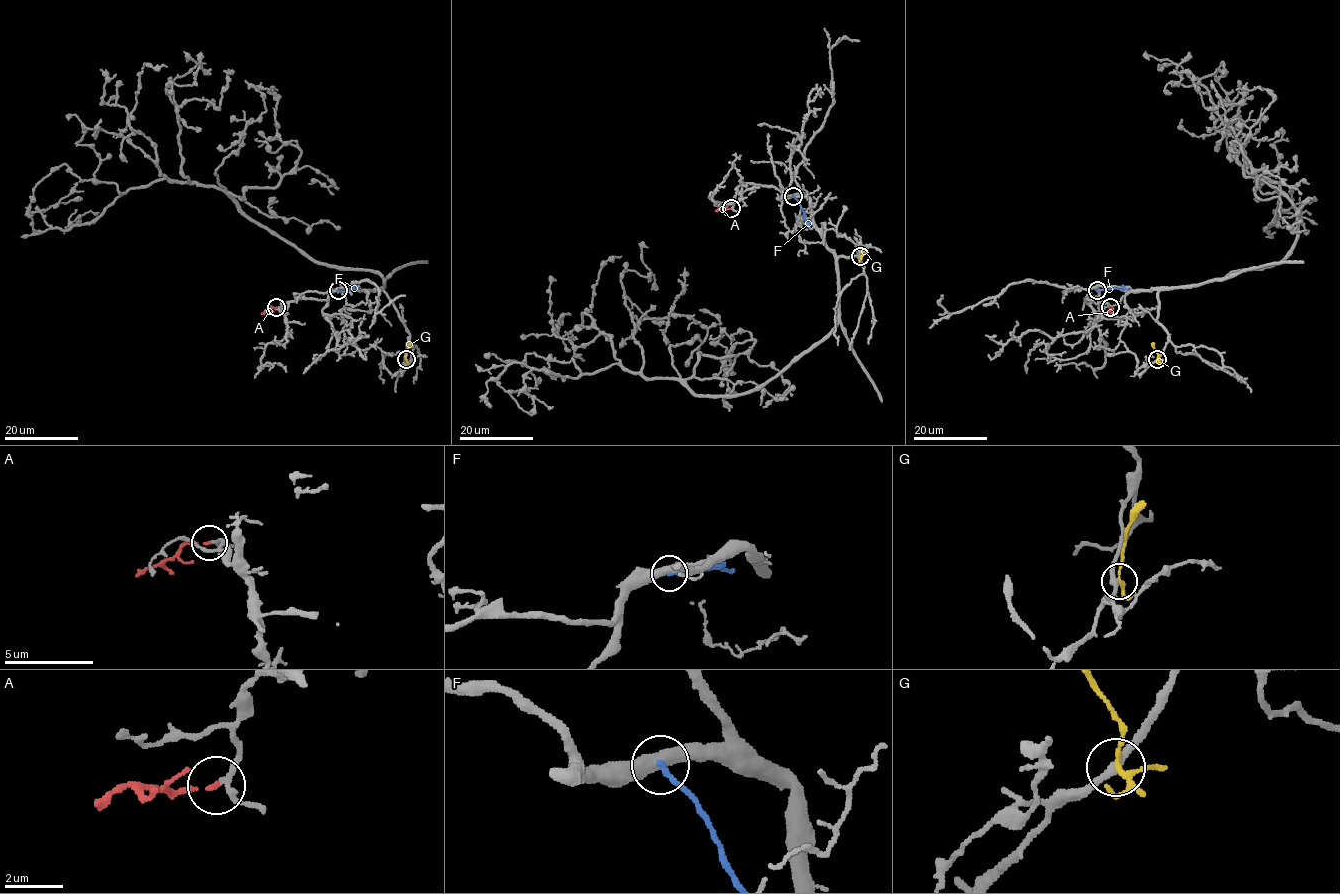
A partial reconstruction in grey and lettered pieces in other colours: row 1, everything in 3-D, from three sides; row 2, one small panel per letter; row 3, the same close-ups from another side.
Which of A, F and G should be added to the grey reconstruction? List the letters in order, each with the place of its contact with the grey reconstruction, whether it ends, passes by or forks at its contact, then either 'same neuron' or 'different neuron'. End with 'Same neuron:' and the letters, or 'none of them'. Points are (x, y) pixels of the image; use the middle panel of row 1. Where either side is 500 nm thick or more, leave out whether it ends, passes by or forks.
A: (731, 208) | it ends | same neuron
F: (793, 196) | it ends | different neuron
G: (860, 256) | it forks | different neuron
Same neuron: A

